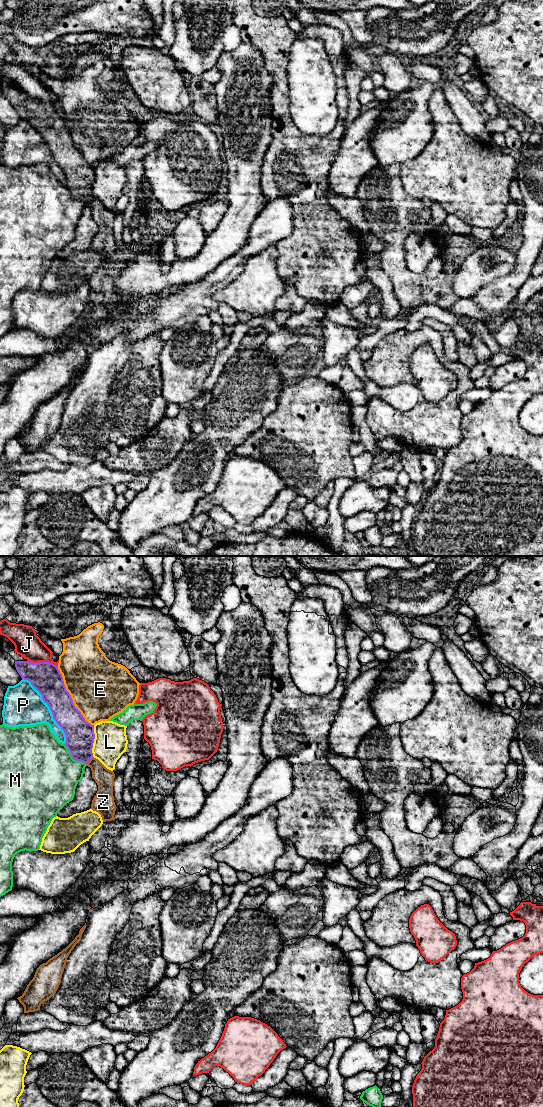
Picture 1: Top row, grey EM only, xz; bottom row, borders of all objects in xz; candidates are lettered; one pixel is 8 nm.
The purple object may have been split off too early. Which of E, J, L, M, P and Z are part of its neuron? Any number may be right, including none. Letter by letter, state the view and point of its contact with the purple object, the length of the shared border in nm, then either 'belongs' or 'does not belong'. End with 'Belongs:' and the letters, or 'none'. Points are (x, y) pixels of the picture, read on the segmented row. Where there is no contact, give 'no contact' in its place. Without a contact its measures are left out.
E: xz (70, 697) | 550 nm | does not belong
J: xz (42, 662) | 260 nm | does not belong
L: xz (93, 741) | 260 nm | does not belong
M: xz (72, 757) | 240 nm | does not belong
P: xz (50, 709) | 650 nm | does not belong
Z: xz (89, 759) | 90 nm | belongs
Belongs: Z

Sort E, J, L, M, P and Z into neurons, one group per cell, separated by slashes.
E / J / L / M / P / Z

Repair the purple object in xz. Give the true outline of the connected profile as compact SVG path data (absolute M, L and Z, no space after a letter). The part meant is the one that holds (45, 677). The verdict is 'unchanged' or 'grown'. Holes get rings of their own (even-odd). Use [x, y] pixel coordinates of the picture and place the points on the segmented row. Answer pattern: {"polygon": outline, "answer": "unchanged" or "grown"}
{"polygon": "M15 661L15 667L21 678L30 681L49 706L53 719L66 735L65 745L72 758L91 768L92 778L98 785L98 791L92 800L90 809L98 812L103 822L114 820L115 774L93 757L94 725L88 723L75 707L58 667L49 662L33 663L30 661Z", "answer": "grown"}

